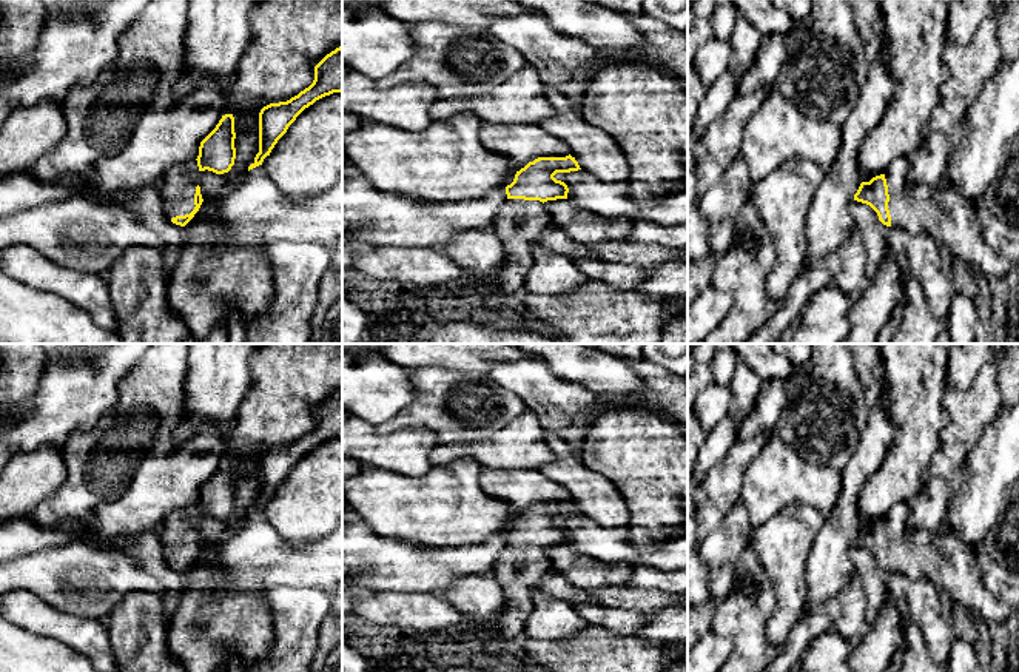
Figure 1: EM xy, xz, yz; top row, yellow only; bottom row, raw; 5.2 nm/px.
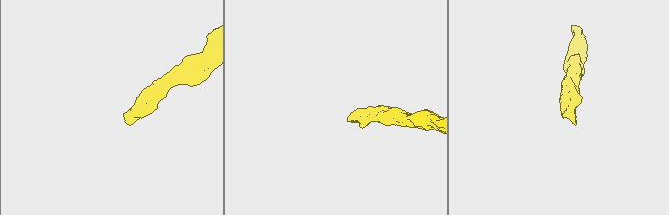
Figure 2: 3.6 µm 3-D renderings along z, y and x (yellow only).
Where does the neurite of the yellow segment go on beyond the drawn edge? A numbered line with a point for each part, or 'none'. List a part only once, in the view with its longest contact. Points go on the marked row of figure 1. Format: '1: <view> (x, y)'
1: yz (982, 239)

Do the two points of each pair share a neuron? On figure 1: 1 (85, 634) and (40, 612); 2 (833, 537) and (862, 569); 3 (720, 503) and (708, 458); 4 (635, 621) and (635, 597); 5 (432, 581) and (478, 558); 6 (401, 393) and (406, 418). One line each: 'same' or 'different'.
1: same
2: different
3: different
4: different
5: same
6: different

